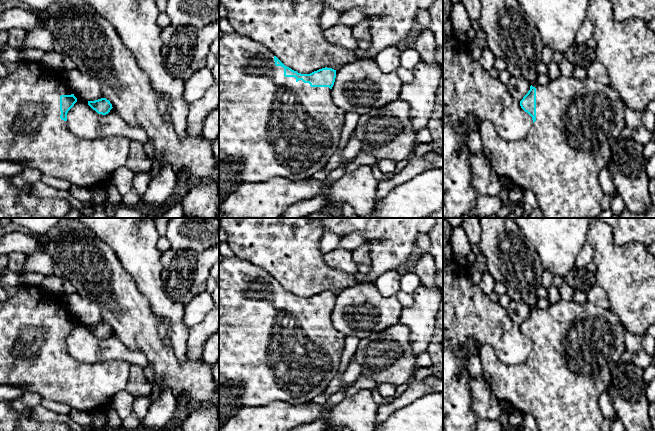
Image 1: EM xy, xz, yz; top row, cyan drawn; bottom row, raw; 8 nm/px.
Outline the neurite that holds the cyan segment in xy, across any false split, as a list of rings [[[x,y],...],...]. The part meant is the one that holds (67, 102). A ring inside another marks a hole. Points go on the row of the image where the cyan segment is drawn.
[[[22,61],[18,62],[17,69],[5,78],[0,77],[0,161],[10,161],[14,163],[21,163],[26,168],[35,168],[43,175],[49,175],[57,178],[64,179],[71,184],[81,187],[93,188],[99,184],[107,182],[111,179],[112,173],[119,167],[125,166],[130,142],[122,136],[112,136],[107,138],[85,139],[80,138],[70,132],[67,126],[67,113],[77,102],[77,98],[73,92],[68,88],[66,83],[57,71],[47,67],[40,62]]]

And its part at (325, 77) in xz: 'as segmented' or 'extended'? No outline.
extended

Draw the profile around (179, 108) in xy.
[[[182,95],[173,99],[171,104],[171,120],[174,130],[180,138],[184,138],[187,134],[188,113],[189,106]]]

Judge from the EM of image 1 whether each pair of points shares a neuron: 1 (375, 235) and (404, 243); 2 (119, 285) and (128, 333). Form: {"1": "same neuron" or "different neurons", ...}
{"1": "same neuron", "2": "same neuron"}

